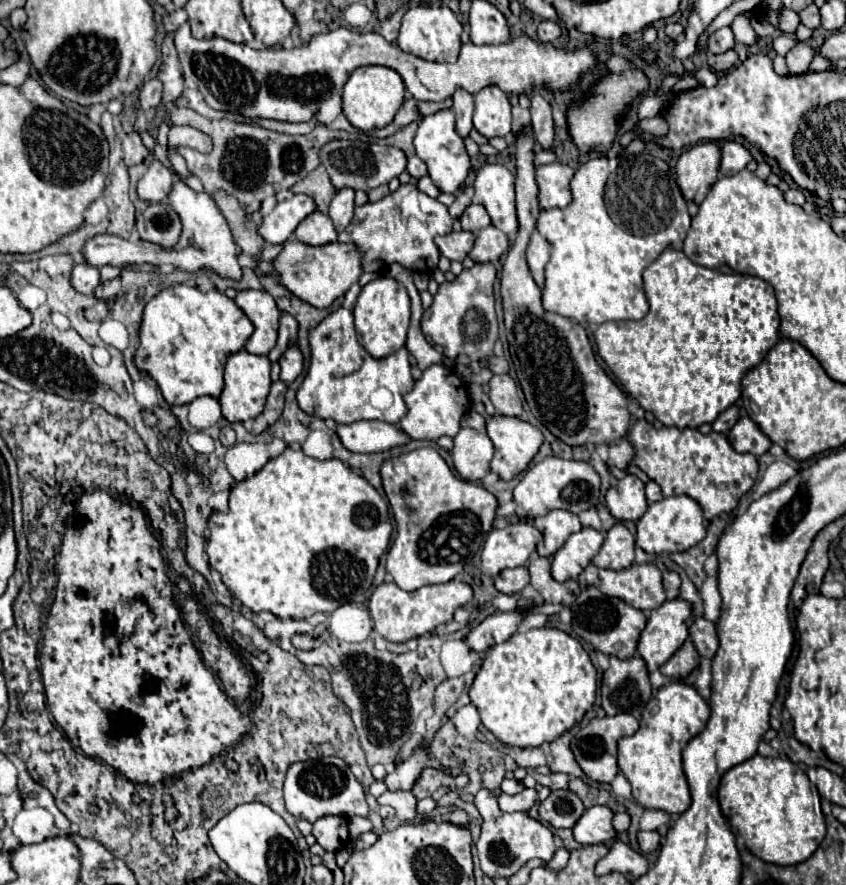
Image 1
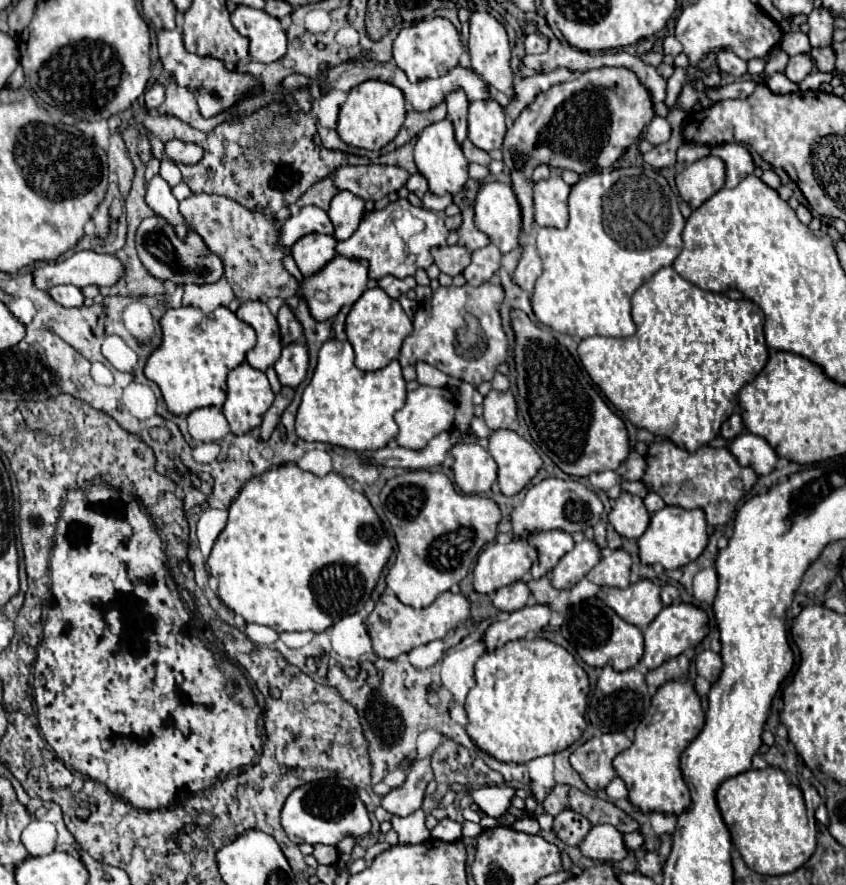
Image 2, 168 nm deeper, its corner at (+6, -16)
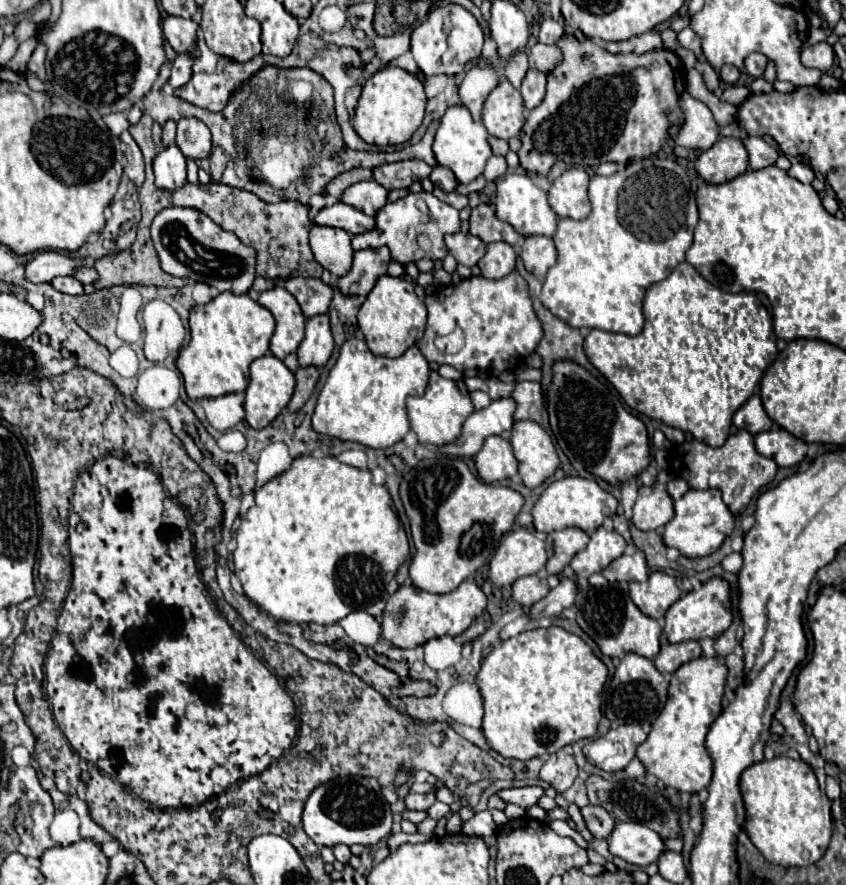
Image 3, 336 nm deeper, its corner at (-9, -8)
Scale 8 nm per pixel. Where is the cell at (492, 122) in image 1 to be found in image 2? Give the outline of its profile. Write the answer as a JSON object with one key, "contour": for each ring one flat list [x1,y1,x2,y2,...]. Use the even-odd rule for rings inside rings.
{"contour":[[481,100,469,104,469,140,489,152,501,148,505,138,505,112,493,100]]}

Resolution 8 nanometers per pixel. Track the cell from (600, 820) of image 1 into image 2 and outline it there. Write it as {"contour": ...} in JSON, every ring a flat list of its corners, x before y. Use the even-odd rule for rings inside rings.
{"contour":[[611,824,593,826,589,836,585,836,585,840,579,844,579,850,585,858,595,862,617,862,627,854,627,848,623,846,623,834]]}

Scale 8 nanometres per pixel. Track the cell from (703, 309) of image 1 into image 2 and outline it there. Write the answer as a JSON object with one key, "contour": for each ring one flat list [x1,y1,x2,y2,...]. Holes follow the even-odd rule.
{"contour":[[661,268,659,272,655,272,635,294,633,294,633,322,637,324,637,332,633,336,627,336,627,338,613,338,602,336,591,336,591,338,585,338,581,344,579,344,579,358,581,358,581,364,585,366,585,370,589,372,591,380,601,388,603,396,607,396,607,400,619,410,623,412,623,416,639,426,639,428,647,428,651,434,655,436,665,436,669,438,671,442,675,442,679,448,683,450,689,450,689,452,695,452,697,448,709,444,717,434,719,434,719,428,721,424,733,414,735,406,737,406,737,394,739,390,751,382,765,366,767,362,767,346,765,346,765,334,763,334,763,322,765,322,765,314,761,312,761,308,747,300,747,298,741,298,741,300,731,300,723,294,717,294,717,292,709,292,709,290,701,290,697,288,695,284,687,282,685,278,681,278,673,268]]}

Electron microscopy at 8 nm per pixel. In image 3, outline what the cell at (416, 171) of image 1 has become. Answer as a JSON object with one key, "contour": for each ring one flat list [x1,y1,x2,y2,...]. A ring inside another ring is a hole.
{"contour":[[436,166,430,174,430,180,434,186,438,186,442,192,454,192,458,186,458,180,454,176,454,172,450,168,444,166]]}

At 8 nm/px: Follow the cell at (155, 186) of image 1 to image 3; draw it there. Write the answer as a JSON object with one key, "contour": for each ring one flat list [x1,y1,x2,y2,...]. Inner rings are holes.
{"contour":[[168,120,168,122,162,126,162,144,164,144,164,146,174,144,174,136,176,136,176,122,174,122,174,120]]}

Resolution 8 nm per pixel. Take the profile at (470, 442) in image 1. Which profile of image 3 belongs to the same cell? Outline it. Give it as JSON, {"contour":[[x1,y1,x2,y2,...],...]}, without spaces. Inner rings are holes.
{"contour":[[488,436,474,460,476,470,484,482,506,480,518,472,518,462,512,454,512,446,502,436]]}

